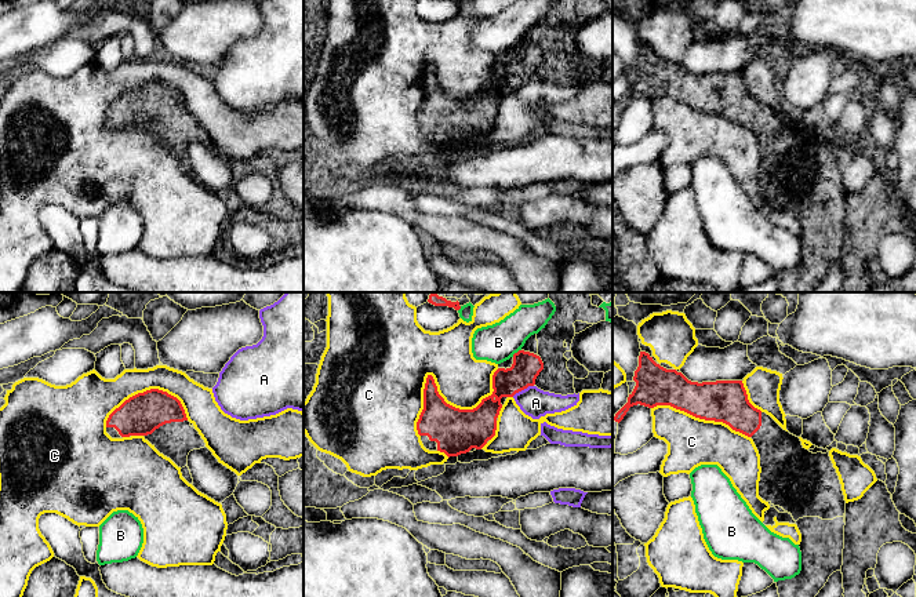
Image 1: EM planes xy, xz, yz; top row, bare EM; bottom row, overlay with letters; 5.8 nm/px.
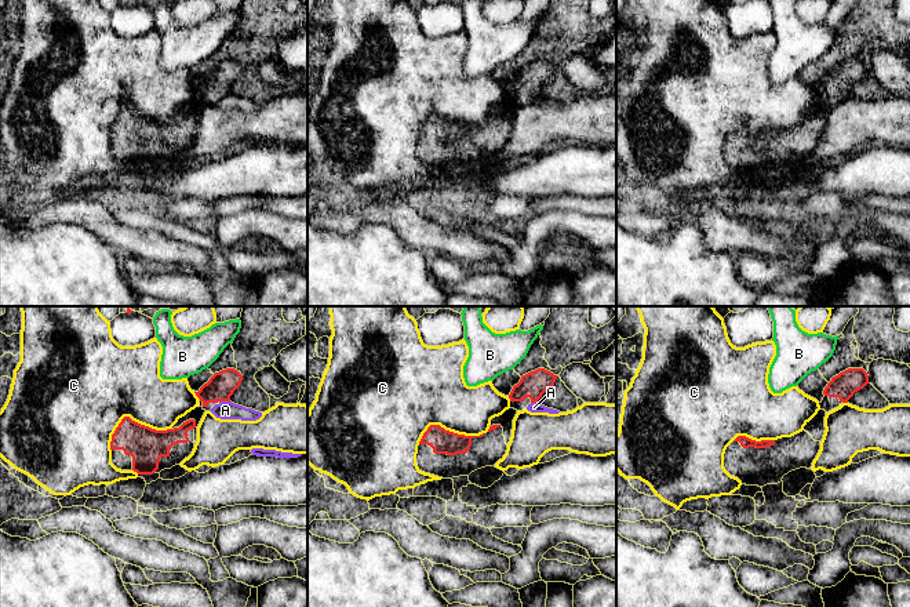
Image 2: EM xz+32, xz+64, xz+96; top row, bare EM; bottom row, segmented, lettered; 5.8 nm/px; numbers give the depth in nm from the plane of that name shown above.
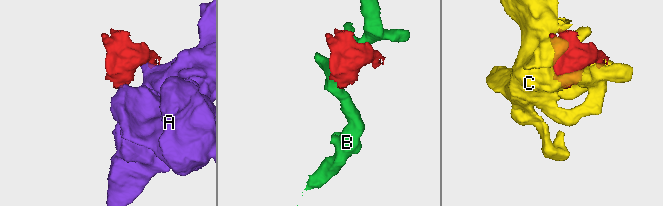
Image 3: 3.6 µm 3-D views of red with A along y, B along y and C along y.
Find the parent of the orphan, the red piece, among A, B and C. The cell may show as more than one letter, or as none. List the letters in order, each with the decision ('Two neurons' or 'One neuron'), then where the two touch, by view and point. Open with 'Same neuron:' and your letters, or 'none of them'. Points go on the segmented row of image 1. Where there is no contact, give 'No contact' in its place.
Same neuron: none of them
A: Two neurons. Touches red at xz (522, 389)
B: Two neurons. Touches red at xz (518, 352)
C: Two neurons. Touches red at xz (437, 393)

